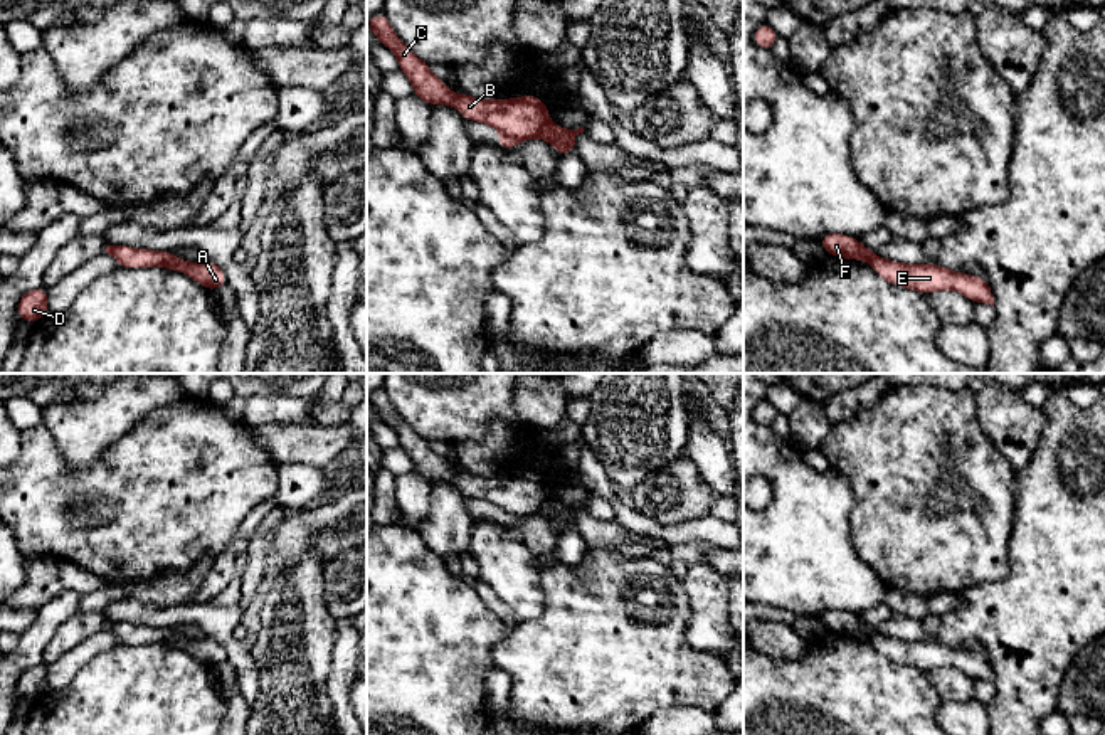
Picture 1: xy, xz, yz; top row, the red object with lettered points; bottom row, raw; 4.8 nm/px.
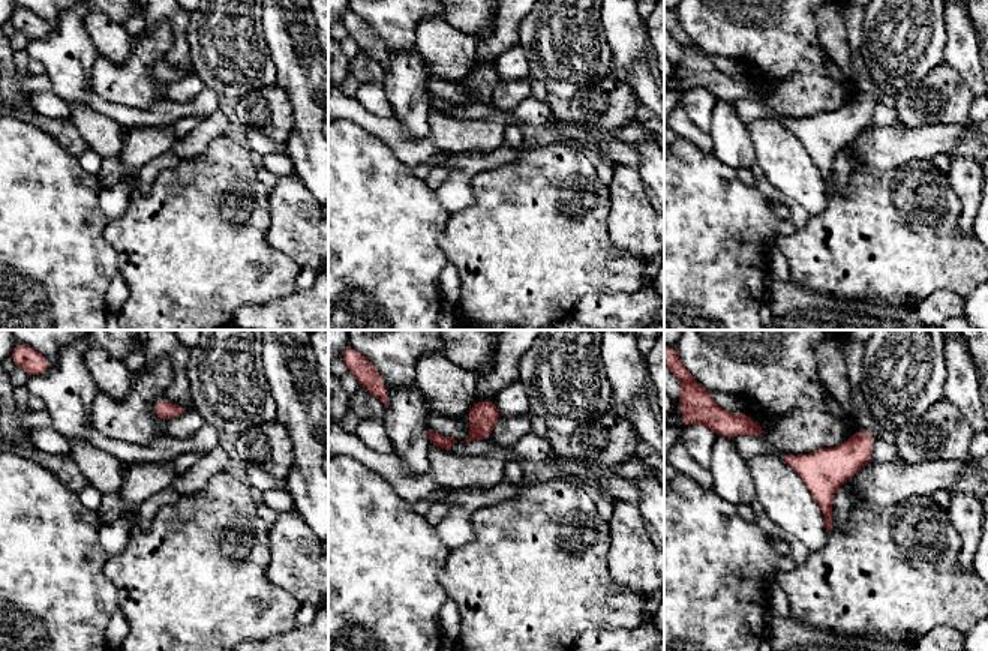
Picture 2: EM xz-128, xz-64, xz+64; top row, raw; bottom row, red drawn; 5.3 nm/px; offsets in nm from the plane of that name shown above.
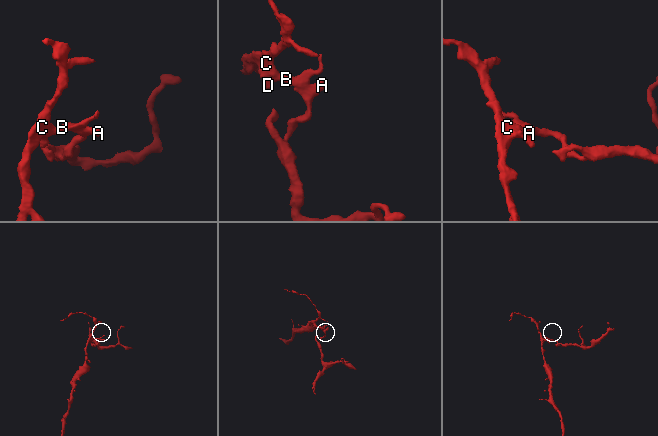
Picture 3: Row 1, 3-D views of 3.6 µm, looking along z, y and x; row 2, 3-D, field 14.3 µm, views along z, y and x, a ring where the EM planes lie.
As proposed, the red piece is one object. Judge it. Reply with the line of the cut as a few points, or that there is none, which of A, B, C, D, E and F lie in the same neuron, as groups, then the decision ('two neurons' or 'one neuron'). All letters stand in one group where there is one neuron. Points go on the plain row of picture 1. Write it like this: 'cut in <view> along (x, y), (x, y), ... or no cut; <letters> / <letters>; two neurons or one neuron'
cut in xz along (502, 510), (520, 517); A E / B C D F; two neurons

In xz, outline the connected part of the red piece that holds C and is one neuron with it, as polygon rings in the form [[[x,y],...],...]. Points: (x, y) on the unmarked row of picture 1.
[[[385,390],[373,392],[367,402],[378,419],[389,424],[399,446],[409,454],[414,473],[429,483],[449,481],[468,498],[479,498],[496,505],[501,511],[515,516],[535,515],[550,500],[550,488],[545,478],[533,471],[511,476],[481,476],[464,469],[452,471],[444,457],[431,449],[431,442],[420,437],[394,409]]]

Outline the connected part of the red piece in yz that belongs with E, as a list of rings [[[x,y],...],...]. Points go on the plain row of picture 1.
[[[875,632],[870,637],[875,649],[898,663],[930,671],[942,666],[954,666],[972,679],[987,679],[994,683],[994,671],[987,658],[979,653],[960,651],[938,641],[903,641]]]

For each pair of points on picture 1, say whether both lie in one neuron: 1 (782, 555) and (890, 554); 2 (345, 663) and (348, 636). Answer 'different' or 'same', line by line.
1: different
2: same

